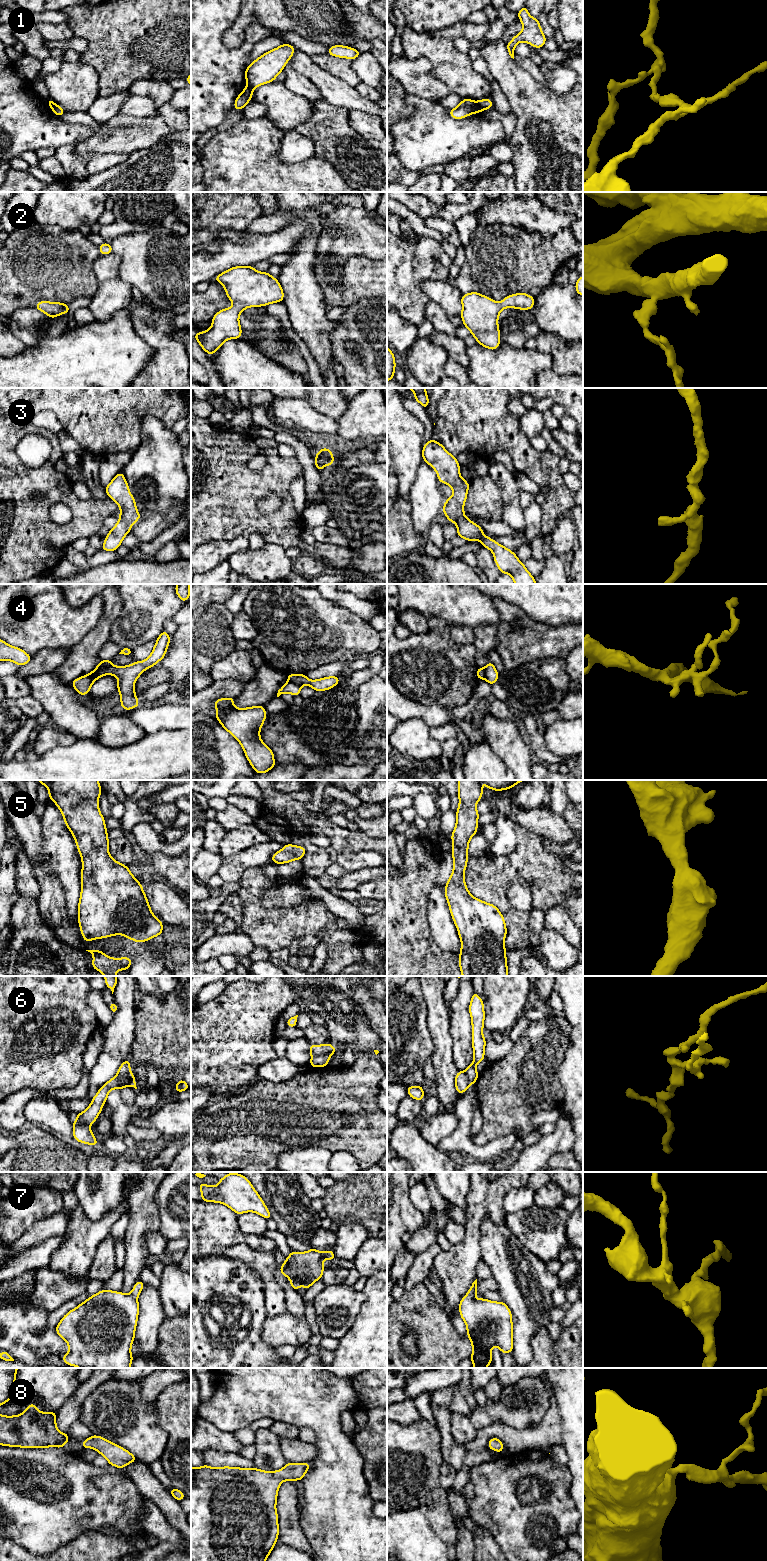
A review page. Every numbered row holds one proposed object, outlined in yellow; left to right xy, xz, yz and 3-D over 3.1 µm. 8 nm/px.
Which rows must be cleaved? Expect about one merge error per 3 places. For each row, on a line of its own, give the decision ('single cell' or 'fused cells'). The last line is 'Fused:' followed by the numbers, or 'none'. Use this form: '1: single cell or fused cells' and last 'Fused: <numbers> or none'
1: fused cells
2: single cell
3: single cell
4: fused cells
5: single cell
6: fused cells
7: single cell
8: single cell
Fused: 1, 4, 6

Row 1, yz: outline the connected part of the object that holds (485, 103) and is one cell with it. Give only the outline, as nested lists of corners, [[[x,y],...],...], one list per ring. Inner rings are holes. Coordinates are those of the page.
[[[487,98],[477,101],[476,104],[481,112],[486,109],[493,108],[493,100],[489,100]]]

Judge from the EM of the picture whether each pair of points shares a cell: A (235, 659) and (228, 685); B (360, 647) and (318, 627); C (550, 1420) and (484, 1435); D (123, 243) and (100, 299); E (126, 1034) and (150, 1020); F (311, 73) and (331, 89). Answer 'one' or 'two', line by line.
A: two
B: one
C: one
D: two
E: two
F: one

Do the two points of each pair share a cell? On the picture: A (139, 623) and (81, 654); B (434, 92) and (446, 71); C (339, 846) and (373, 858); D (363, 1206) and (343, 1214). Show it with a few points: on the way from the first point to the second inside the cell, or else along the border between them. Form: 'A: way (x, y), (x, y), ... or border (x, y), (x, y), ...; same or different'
A: border (117, 617), (112, 623), (108, 640); different
B: border (428, 61), (431, 73), (450, 92); different
C: border (376, 851), (338, 853); different
D: way (358, 1206), (351, 1206), (348, 1209); same

